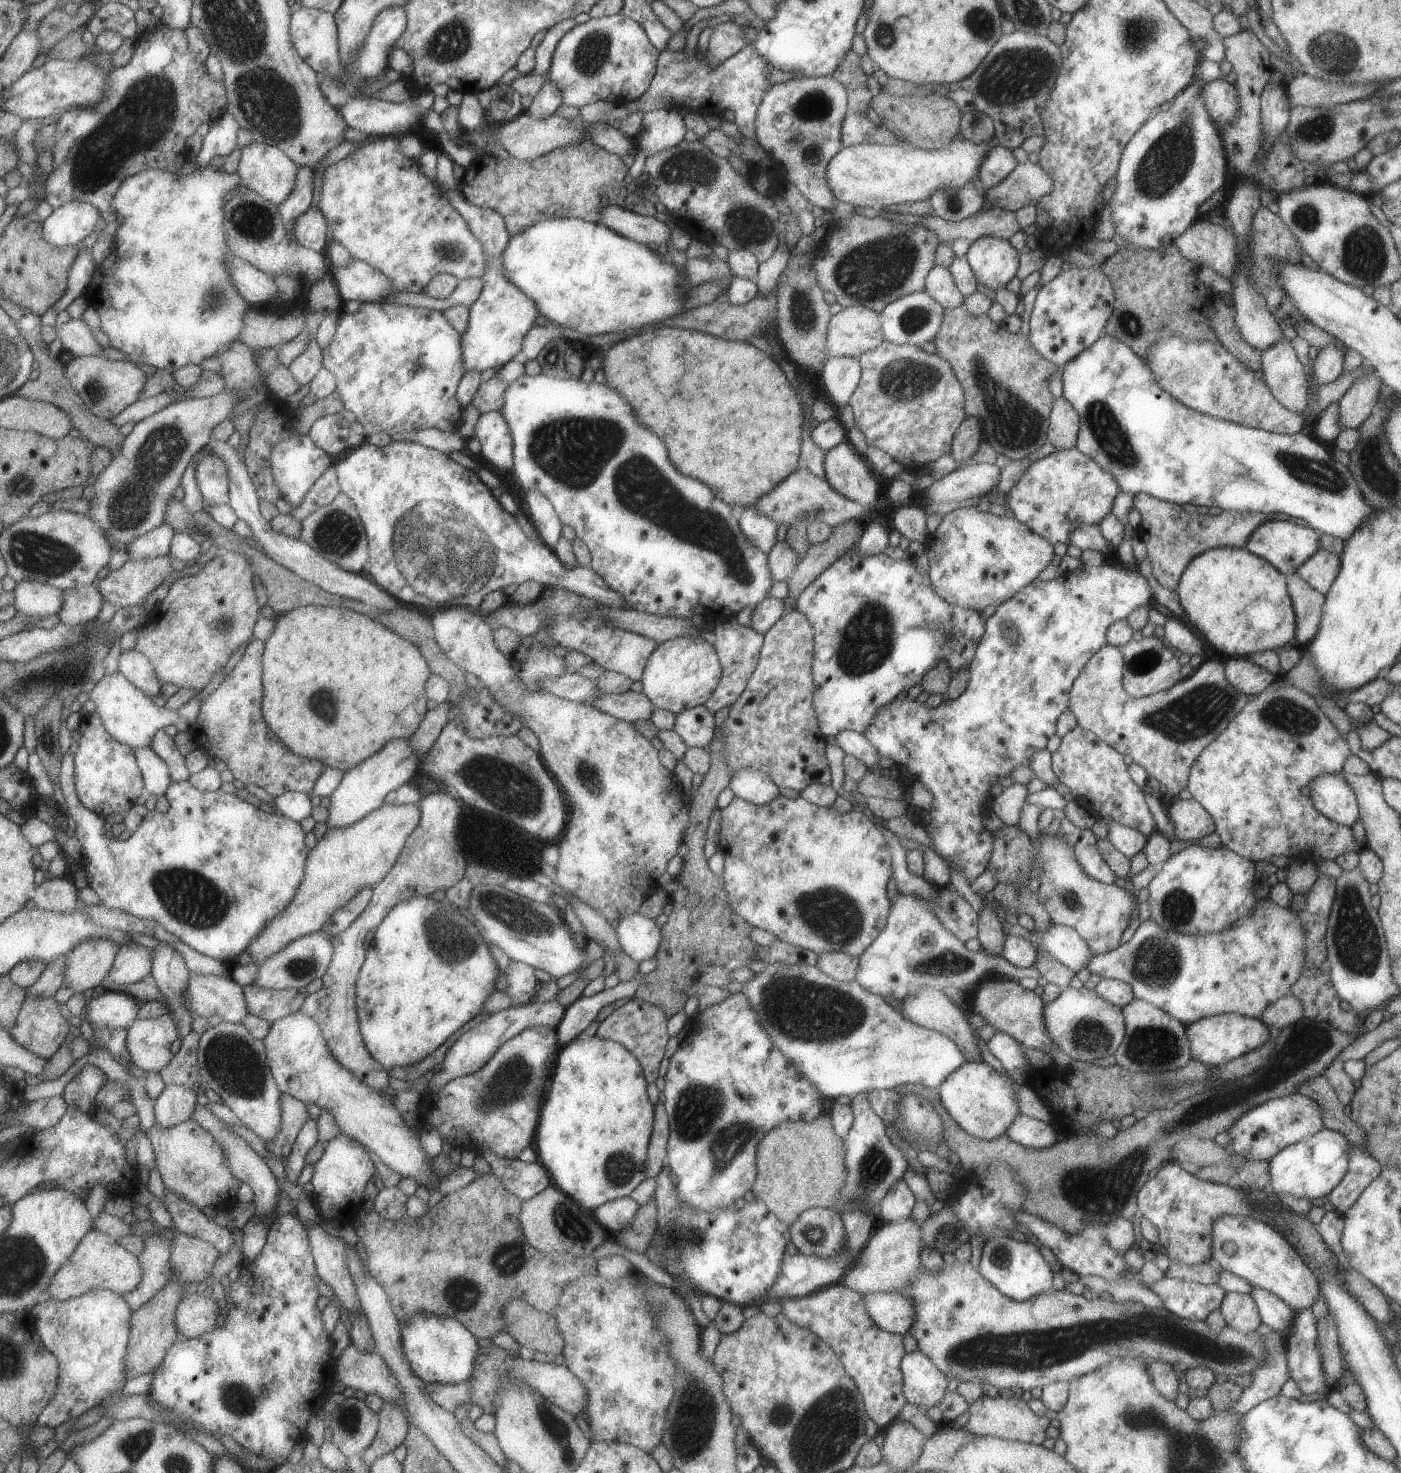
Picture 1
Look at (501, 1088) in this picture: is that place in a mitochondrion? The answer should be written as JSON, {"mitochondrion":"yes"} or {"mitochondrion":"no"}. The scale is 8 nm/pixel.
{"mitochondrion":"yes"}

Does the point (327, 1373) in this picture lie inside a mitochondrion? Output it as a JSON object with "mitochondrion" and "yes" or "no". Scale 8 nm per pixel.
{"mitochondrion":"no"}

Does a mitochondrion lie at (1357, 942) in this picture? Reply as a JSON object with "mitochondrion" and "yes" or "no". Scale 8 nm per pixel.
{"mitochondrion":"yes"}

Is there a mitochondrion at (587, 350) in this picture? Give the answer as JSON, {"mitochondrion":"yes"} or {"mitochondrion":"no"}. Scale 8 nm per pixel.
{"mitochondrion":"no"}

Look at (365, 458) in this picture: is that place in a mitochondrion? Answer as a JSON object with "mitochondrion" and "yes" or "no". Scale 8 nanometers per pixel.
{"mitochondrion":"no"}

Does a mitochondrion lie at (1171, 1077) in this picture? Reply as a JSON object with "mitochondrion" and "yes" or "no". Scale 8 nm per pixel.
{"mitochondrion":"yes"}

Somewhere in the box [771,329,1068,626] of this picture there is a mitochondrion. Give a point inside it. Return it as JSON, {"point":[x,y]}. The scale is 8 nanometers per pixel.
{"point":[1013,424]}

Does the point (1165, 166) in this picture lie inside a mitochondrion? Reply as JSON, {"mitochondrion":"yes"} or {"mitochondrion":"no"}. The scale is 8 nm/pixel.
{"mitochondrion":"yes"}

